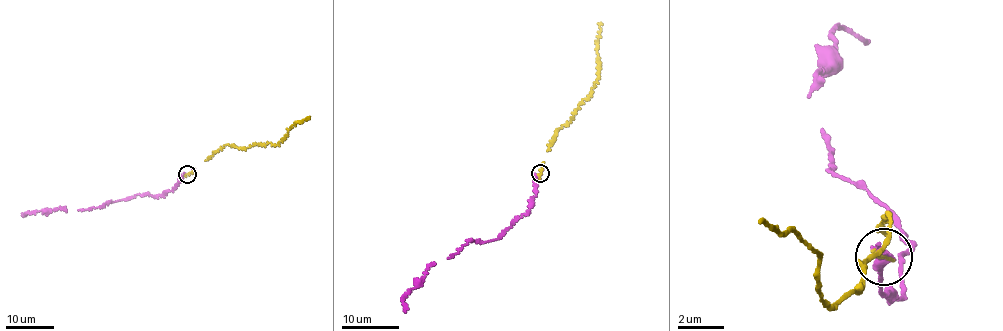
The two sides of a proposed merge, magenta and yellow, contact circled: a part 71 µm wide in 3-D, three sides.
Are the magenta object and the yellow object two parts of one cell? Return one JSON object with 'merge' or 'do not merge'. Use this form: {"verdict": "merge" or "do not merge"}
{"verdict": "merge"}

